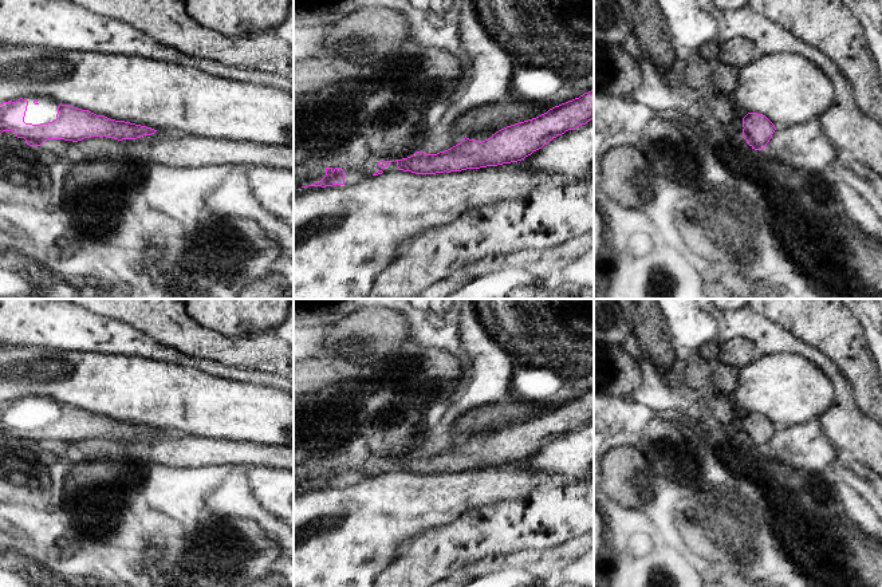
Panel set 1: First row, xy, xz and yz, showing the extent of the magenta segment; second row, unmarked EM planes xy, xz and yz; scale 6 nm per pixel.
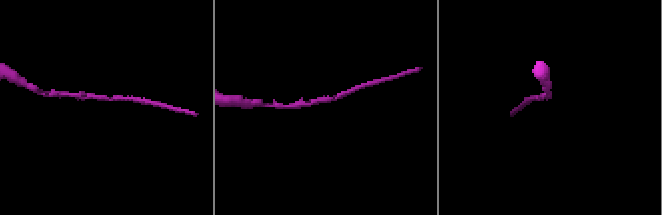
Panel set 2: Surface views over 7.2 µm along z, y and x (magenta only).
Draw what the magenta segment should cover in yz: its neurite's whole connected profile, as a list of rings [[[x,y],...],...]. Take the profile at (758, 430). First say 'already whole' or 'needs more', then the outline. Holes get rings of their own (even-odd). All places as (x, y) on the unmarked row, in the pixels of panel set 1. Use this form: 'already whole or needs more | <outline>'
already whole | [[[748,413],[743,418],[743,428],[743,438],[755,450],[763,450],[776,430],[765,415],[757,413]]]

